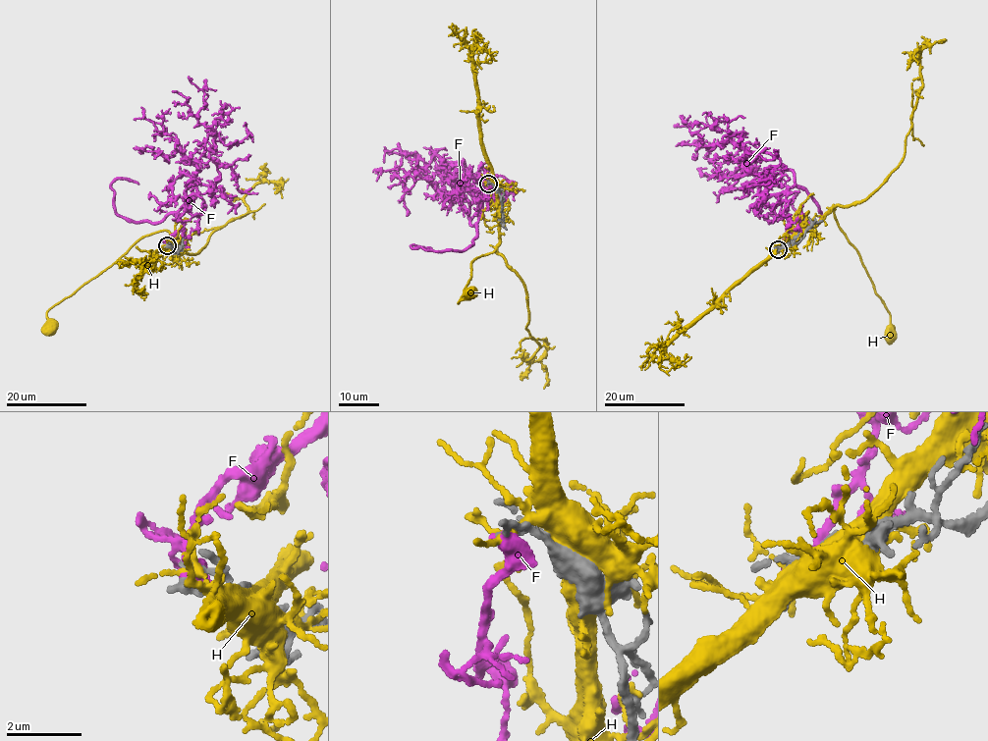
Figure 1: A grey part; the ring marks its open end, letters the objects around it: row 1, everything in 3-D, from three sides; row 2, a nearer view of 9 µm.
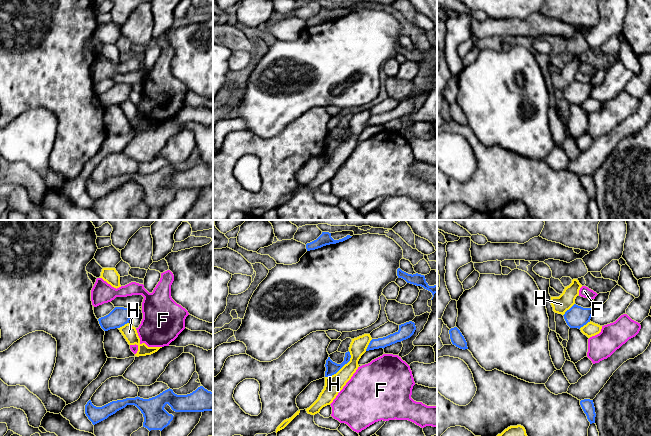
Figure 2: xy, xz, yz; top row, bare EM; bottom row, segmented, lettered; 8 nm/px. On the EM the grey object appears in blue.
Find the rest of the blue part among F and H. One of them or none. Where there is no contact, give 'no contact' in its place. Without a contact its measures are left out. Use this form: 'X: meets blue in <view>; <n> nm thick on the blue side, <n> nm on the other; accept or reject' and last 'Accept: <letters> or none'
F: no contact; accept
H: meets blue in xz; 100 nm thick on the blue side, 150 nm on the other; reject
Accept: F

